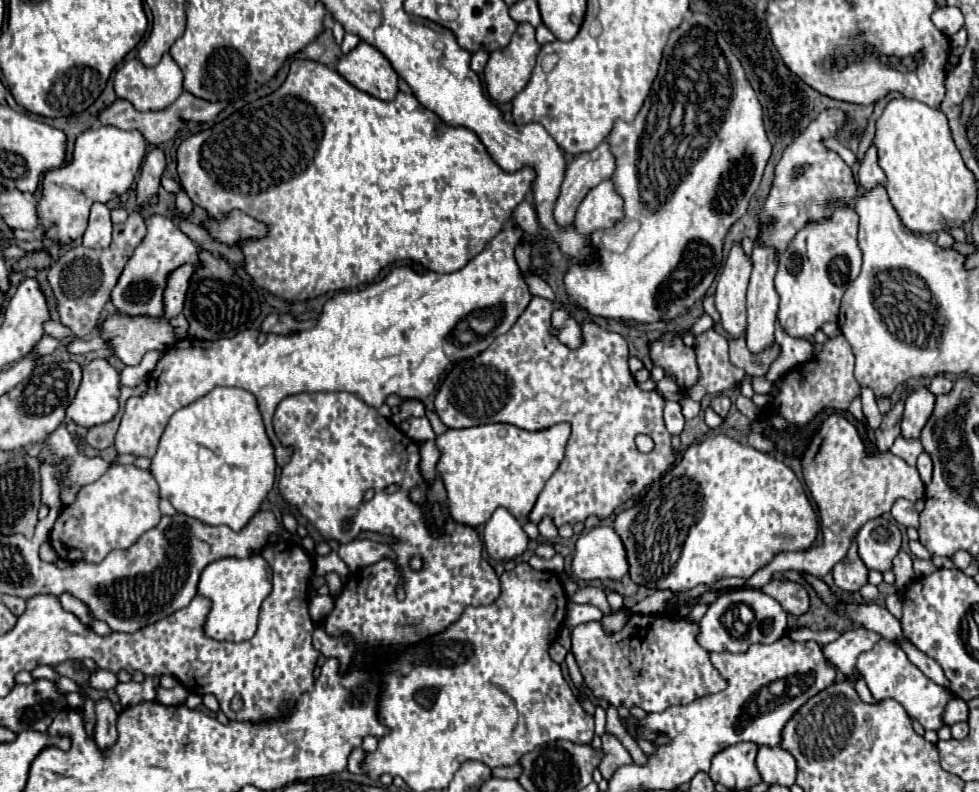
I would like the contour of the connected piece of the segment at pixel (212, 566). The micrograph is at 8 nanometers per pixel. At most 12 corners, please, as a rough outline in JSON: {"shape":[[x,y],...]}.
{"shape":[[261,555],[209,563],[197,593],[217,641],[247,641],[271,593]]}

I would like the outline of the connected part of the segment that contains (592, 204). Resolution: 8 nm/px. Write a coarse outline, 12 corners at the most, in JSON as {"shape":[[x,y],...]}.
{"shape":[[613,181],[593,187],[575,213],[581,235],[611,229],[623,219]]}

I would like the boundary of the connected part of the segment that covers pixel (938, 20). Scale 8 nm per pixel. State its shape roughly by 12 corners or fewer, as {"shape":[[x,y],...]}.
{"shape":[[939,7],[931,21],[951,37],[963,27],[957,7]]}

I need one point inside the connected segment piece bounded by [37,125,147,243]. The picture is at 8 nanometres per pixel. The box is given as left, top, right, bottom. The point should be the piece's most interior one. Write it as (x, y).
(106, 161)

